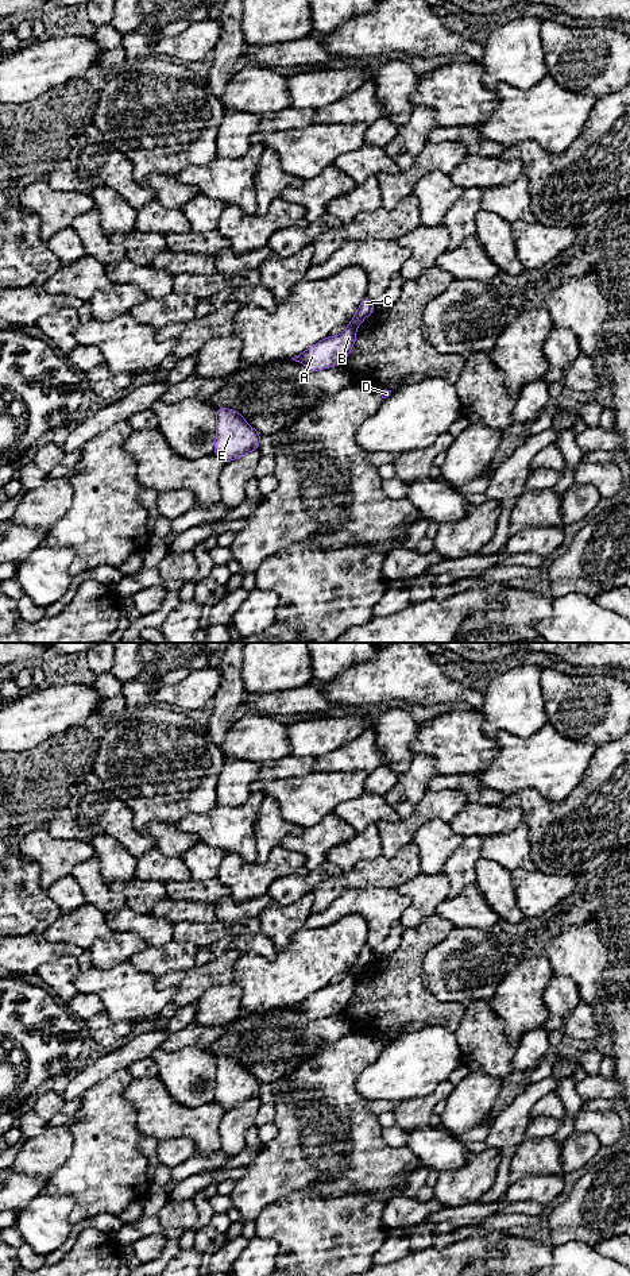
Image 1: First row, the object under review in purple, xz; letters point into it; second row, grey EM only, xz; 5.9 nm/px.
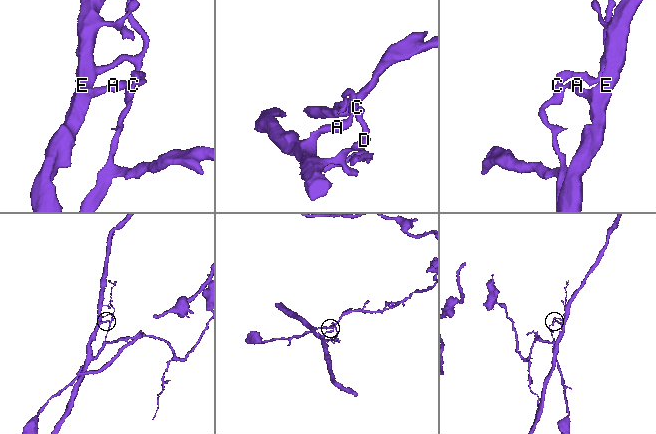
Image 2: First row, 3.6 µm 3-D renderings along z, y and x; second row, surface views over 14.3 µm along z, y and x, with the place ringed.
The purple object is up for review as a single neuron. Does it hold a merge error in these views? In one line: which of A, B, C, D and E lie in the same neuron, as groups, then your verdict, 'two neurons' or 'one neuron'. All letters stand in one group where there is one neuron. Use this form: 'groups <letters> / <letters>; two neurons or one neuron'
groups A B D E / C; two neurons

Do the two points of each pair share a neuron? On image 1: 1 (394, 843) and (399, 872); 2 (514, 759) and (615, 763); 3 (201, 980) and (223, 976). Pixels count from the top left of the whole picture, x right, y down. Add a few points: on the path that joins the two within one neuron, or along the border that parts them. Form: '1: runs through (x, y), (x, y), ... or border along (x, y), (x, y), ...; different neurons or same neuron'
1: border along (412, 841), (405, 844), (393, 856), (382, 856); different neurons
2: border along (599, 746), (582, 779), (572, 789); different neurons
3: runs through (207, 976), (217, 976); same neuron

